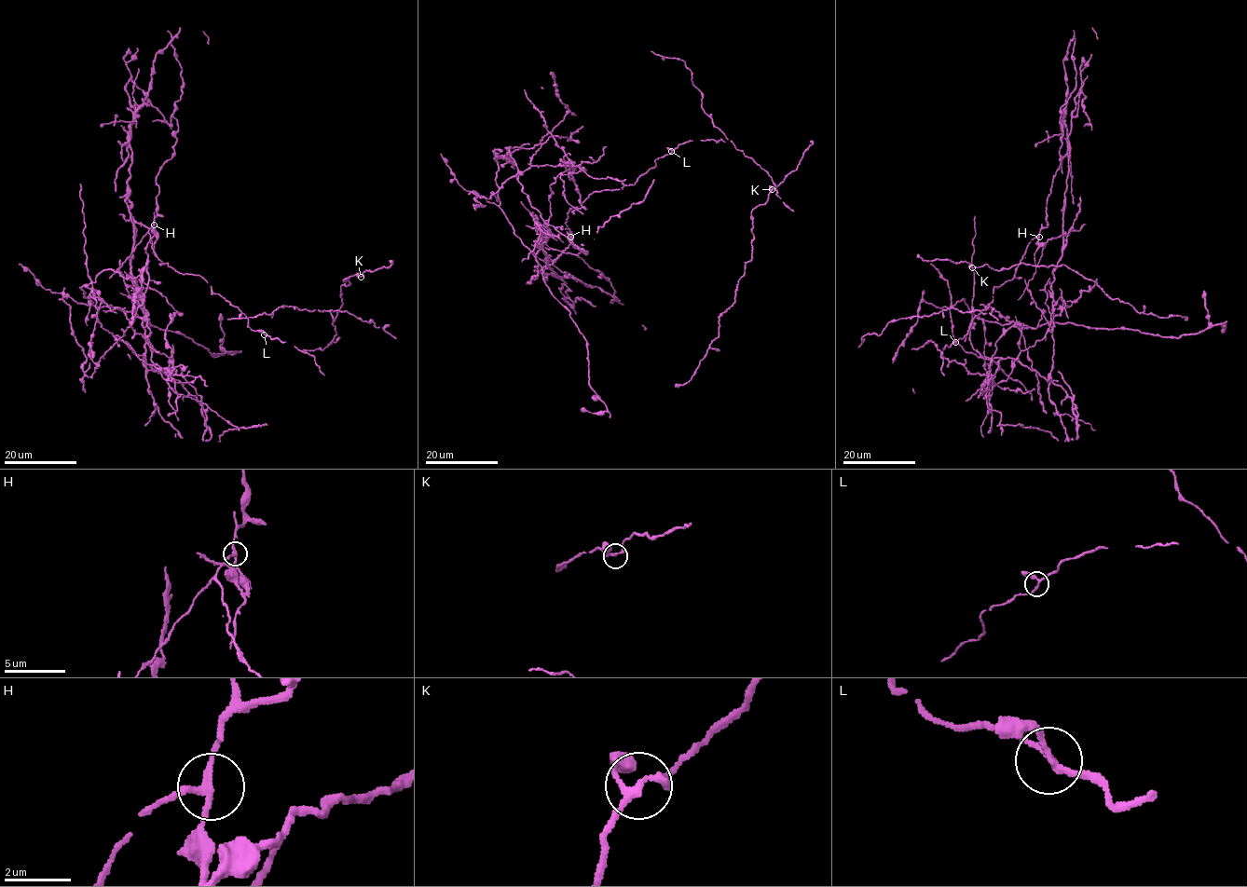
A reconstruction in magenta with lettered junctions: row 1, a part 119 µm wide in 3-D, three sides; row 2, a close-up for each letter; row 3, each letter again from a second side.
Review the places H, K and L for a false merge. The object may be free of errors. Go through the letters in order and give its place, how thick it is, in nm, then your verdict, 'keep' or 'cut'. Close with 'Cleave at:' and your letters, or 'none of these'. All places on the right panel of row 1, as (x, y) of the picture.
H: place (1039, 237); calibre 180 nm; cut
K: place (972, 267); calibre 190 nm; keep
L: place (955, 342); calibre 170 nm; keep
Cleave at: H

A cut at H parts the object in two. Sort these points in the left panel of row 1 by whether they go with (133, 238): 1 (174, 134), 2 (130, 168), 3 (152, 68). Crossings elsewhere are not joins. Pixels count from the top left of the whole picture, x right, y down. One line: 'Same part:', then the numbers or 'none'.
Same part: 2, 3

